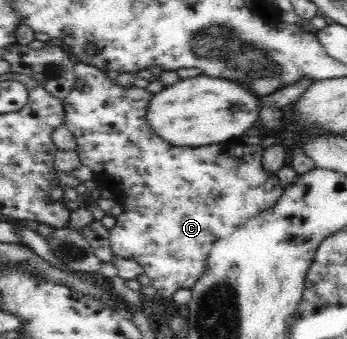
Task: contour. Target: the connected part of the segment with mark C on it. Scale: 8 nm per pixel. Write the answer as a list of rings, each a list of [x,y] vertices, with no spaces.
[[[81,62],[75,64],[74,73],[74,87],[63,99],[63,121],[76,140],[75,150],[81,164],[90,167],[103,191],[122,208],[114,227],[109,229],[112,253],[115,257],[137,261],[150,278],[150,285],[158,290],[160,299],[174,305],[172,295],[178,289],[191,289],[204,273],[212,243],[228,237],[238,225],[246,225],[260,211],[270,209],[283,197],[284,189],[274,173],[267,175],[263,170],[264,149],[257,142],[237,139],[210,147],[170,145],[148,125],[146,112],[152,92],[134,85],[130,88],[116,85],[101,69]]]

